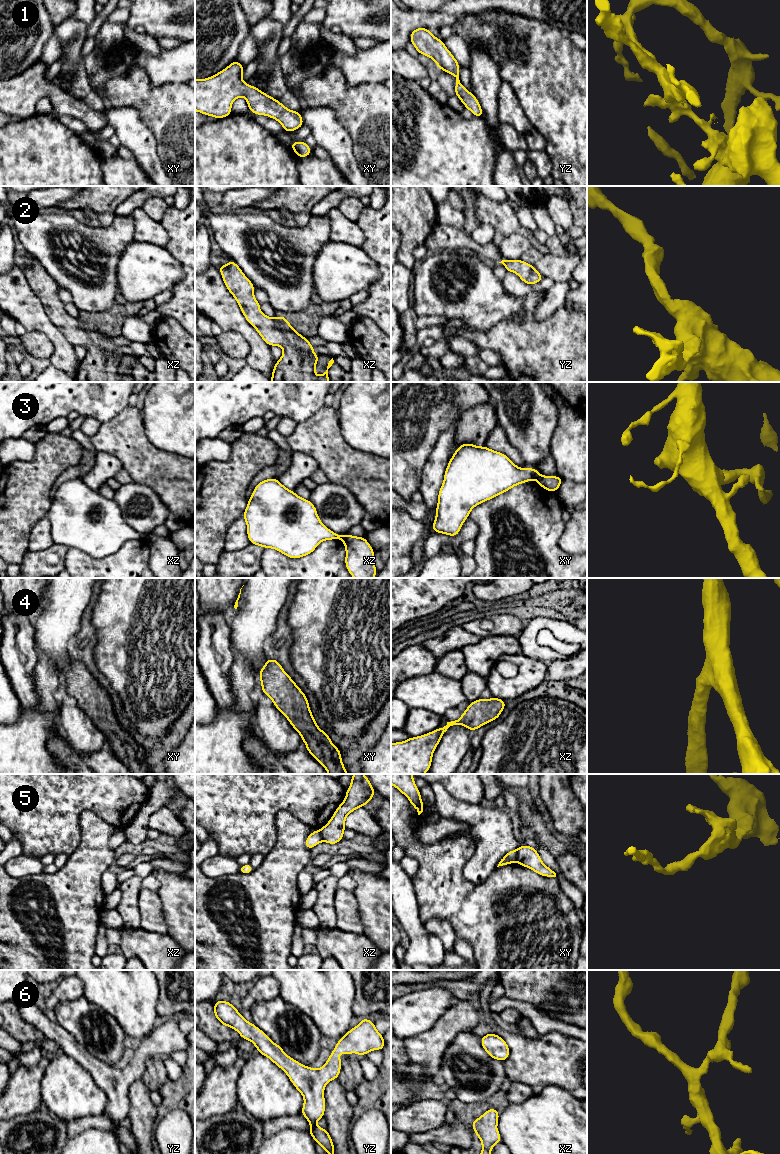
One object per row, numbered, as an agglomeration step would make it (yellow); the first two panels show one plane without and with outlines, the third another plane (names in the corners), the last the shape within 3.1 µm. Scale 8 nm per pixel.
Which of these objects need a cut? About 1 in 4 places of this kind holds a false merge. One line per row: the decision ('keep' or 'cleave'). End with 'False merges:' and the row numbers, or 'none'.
1: keep
2: keep
3: cleave
4: keep
5: cleave
6: keep
False merges: 3, 5

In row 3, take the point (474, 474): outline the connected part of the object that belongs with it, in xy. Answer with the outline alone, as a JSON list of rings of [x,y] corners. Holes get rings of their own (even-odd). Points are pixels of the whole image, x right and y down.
[[[471,443],[461,444],[445,470],[432,531],[457,536],[475,506],[507,492],[516,485],[537,480],[539,475],[536,468],[519,468],[508,456],[485,445],[478,447]]]

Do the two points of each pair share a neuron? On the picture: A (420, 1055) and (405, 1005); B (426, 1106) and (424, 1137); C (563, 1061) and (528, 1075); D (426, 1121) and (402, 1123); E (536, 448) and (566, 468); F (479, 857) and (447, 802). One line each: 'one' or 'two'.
A: two
B: two
C: one
D: one
E: two
F: one

